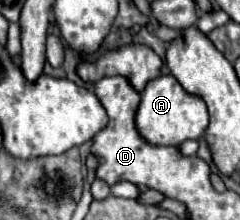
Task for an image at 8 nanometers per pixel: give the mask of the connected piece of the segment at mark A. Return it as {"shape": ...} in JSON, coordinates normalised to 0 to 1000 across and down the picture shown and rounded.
{"shape":[[[679,341],[613,377],[604,414],[588,423],[588,468],[563,523],[563,568],[579,614],[654,668],[738,668],[779,632],[846,623],[871,568],[863,477],[838,441],[788,432],[763,414],[746,368],[721,341]]]}

